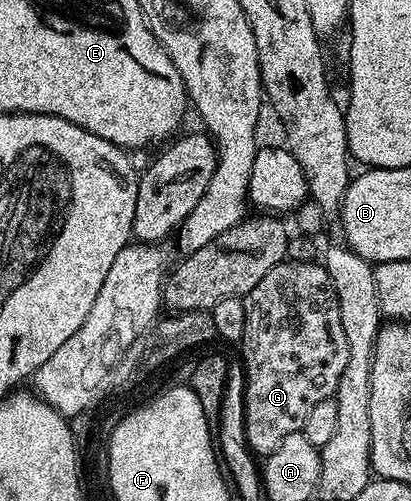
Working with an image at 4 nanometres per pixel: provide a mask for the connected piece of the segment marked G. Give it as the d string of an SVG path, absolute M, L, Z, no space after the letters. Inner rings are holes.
M286 258L243 299L247 326L239 348L245 366L245 442L250 452L264 458L271 455L287 434L300 432L307 414L318 402L336 393L339 378L343 378L343 370L347 370L349 343L339 318L339 298L324 263Z

